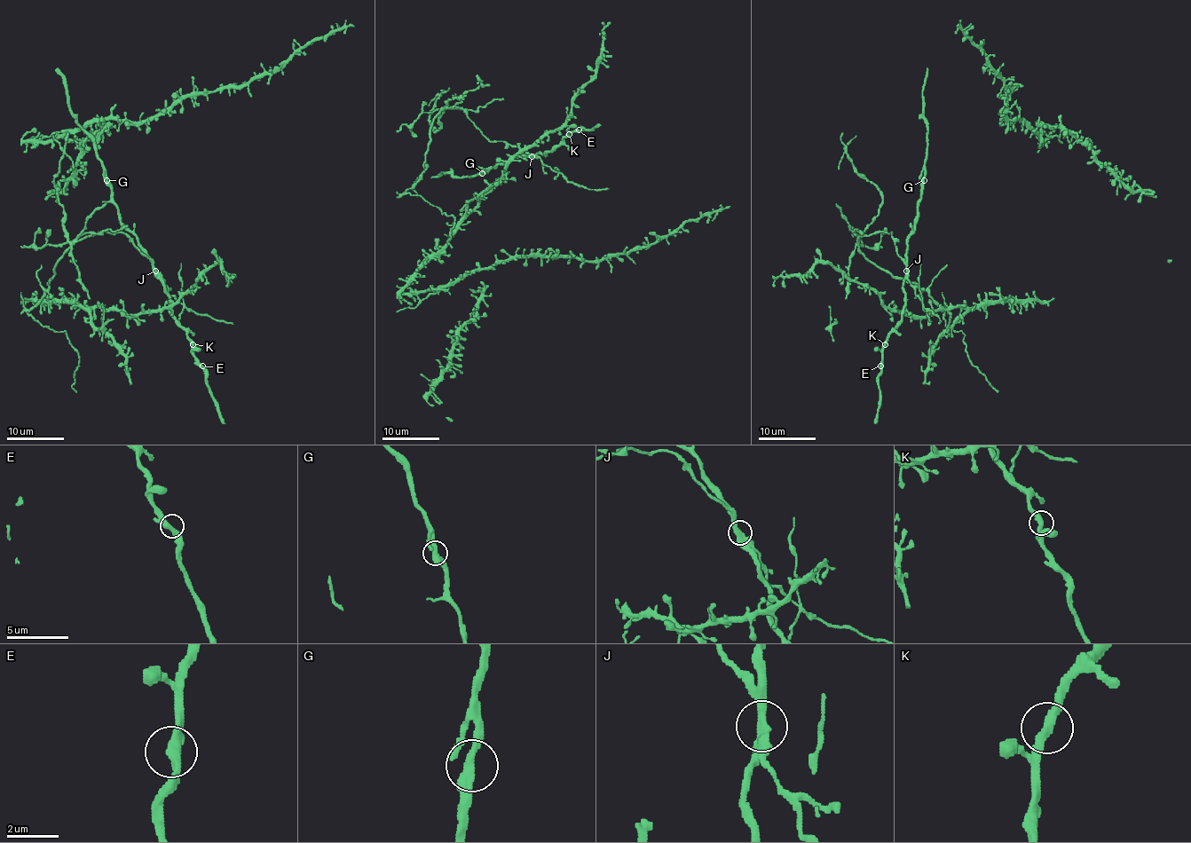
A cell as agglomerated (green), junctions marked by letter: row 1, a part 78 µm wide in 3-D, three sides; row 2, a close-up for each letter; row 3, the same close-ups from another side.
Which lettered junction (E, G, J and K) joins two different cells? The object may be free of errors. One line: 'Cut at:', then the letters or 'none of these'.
Cut at: J

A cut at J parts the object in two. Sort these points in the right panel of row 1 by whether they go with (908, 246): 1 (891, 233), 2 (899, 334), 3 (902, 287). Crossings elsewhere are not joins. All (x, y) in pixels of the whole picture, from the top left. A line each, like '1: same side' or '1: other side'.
1: other side
2: same side
3: same side

